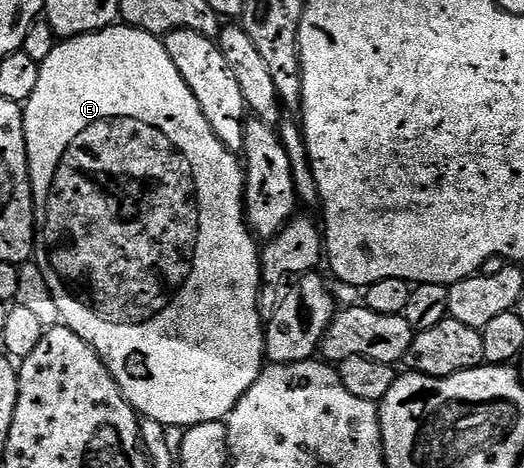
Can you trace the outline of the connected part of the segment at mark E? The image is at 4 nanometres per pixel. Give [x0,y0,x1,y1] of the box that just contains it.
[23,26,266,430]

